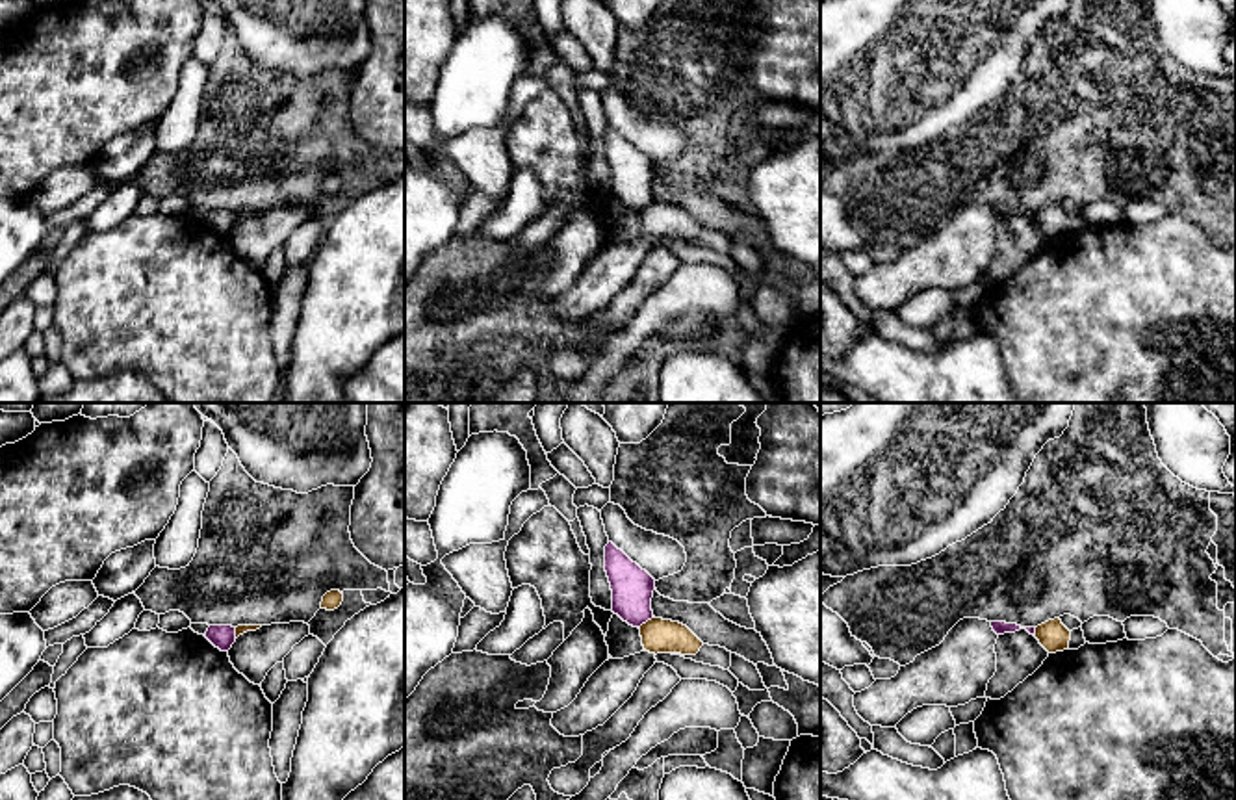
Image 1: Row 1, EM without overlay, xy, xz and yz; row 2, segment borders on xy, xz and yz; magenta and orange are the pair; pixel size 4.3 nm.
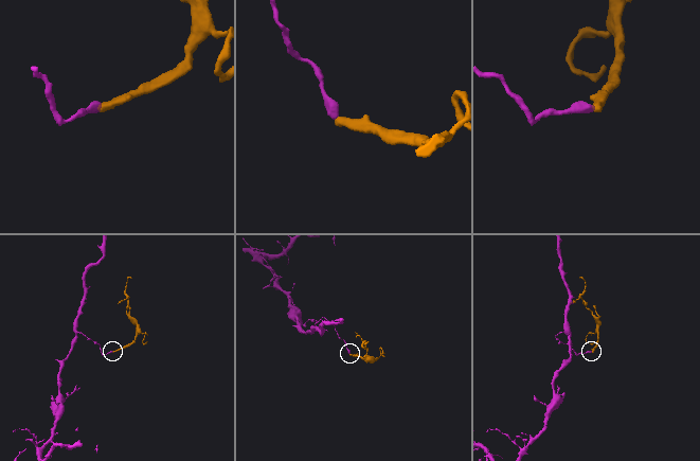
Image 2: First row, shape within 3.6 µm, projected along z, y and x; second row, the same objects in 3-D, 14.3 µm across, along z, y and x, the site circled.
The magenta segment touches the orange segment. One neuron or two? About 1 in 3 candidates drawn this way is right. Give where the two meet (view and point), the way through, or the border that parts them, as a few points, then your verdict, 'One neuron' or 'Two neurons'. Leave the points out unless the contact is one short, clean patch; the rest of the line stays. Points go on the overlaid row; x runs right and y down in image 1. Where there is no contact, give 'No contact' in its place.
Touches magenta at xz (646, 620). Boundary: xz (654, 617), (639, 628). Two neurons

